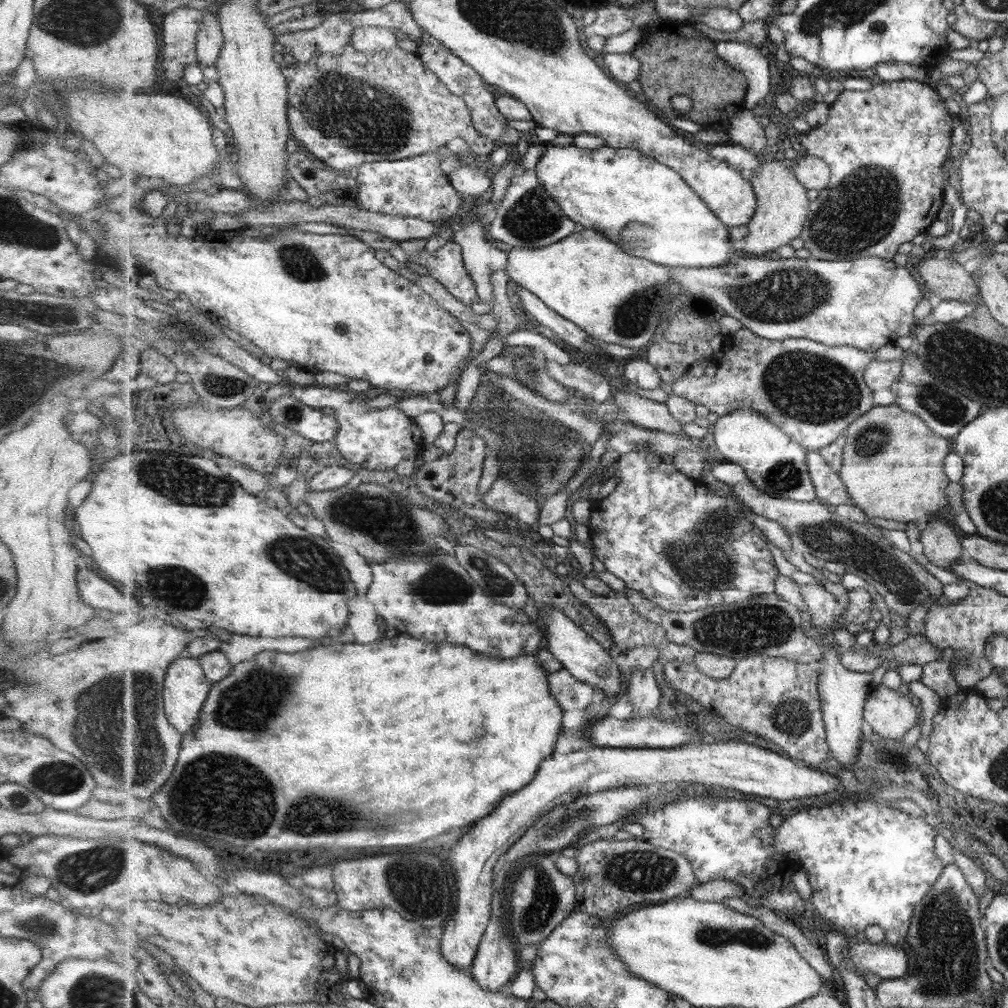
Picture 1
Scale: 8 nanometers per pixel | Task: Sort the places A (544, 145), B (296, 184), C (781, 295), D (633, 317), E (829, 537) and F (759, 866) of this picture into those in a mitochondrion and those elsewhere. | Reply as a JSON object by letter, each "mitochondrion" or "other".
{"A":"other","B":"other","C":"mitochondrion","D":"mitochondrion","E":"mitochondrion","F":"other"}

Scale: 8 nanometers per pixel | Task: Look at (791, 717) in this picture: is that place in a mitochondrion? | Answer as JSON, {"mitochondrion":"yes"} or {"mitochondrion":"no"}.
{"mitochondrion":"yes"}

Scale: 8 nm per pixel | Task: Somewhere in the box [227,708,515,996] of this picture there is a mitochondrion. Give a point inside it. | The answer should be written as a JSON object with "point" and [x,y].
{"point":[422,903]}

